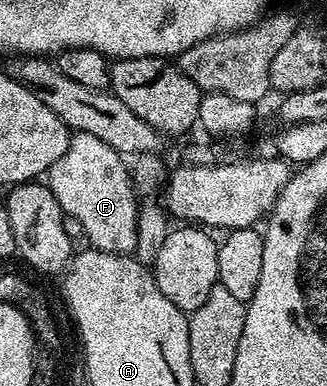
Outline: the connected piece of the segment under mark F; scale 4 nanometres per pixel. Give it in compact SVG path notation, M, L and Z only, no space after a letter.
M73 132L66 155L50 166L46 174L48 190L58 199L65 217L79 219L88 236L87 244L107 253L132 255L138 239L140 205L134 177L124 166L125 158L114 147L102 143L95 135Z

